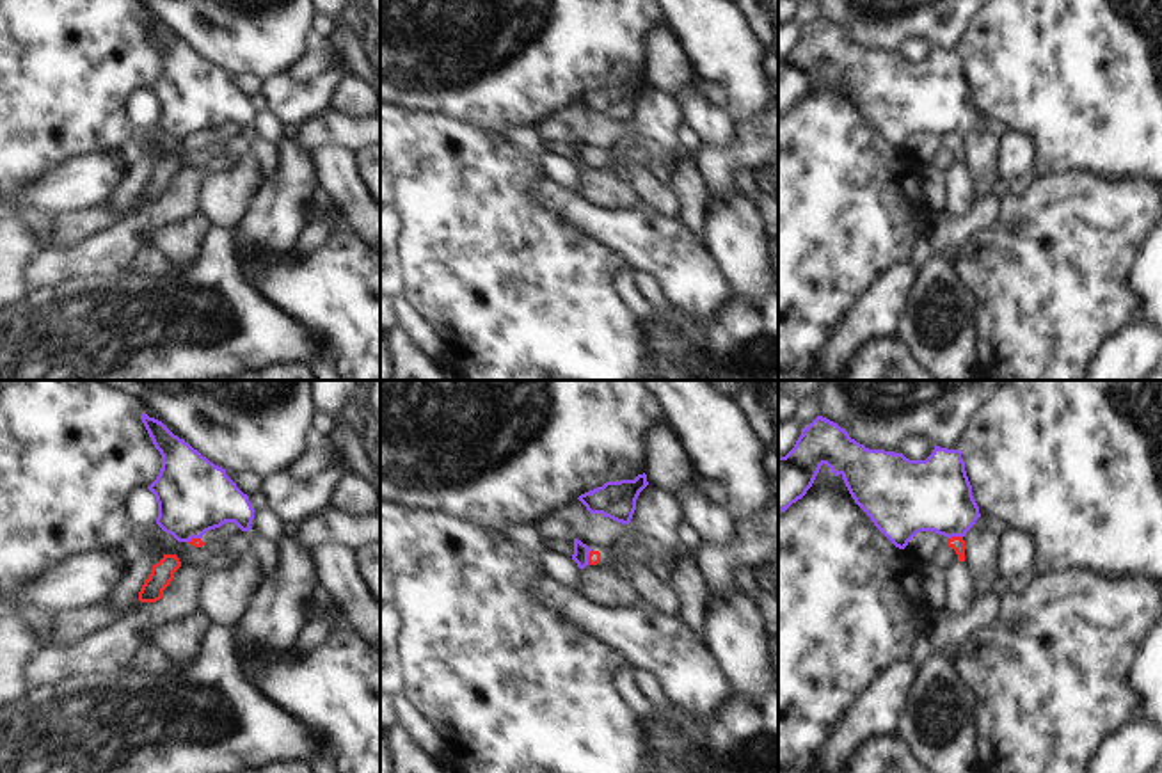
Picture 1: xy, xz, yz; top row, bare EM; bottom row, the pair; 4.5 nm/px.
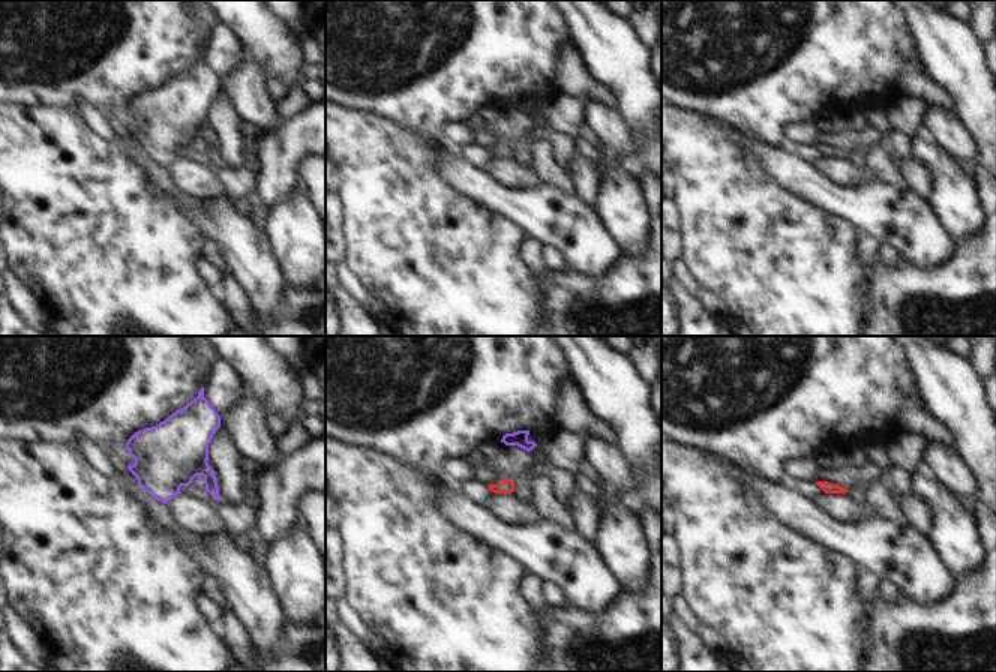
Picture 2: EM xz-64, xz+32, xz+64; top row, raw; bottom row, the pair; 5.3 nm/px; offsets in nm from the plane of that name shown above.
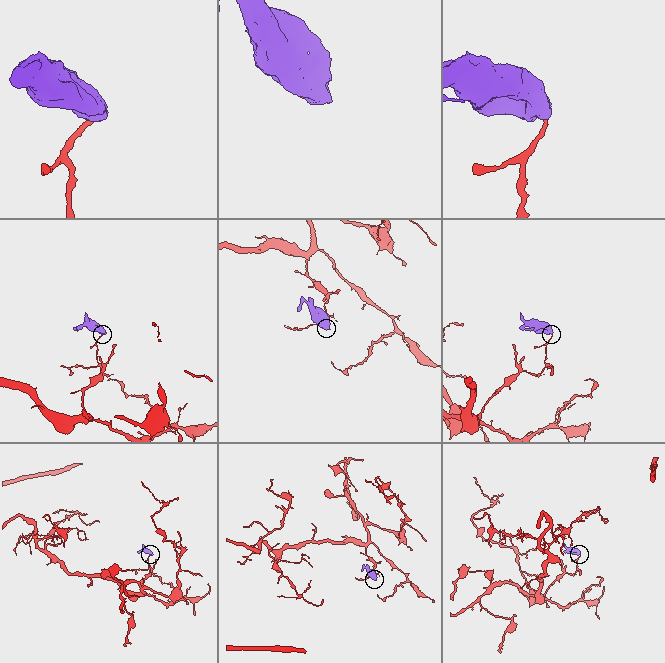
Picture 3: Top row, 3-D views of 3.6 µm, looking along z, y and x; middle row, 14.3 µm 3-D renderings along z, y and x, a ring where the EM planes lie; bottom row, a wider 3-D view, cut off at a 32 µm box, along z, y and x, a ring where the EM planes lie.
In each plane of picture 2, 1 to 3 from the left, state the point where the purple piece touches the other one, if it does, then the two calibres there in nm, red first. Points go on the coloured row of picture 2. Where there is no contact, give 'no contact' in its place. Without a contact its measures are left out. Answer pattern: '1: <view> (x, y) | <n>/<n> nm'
1: no contact
2: no contact
3: no contact

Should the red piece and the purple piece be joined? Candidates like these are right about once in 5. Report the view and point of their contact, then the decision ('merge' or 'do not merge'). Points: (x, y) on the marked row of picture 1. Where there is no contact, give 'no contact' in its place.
meets red in yz at (955, 537); do not merge

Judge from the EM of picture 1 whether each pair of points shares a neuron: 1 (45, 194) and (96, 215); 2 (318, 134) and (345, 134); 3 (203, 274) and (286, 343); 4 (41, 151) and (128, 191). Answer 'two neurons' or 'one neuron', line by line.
1: two neurons
2: one neuron
3: one neuron
4: two neurons

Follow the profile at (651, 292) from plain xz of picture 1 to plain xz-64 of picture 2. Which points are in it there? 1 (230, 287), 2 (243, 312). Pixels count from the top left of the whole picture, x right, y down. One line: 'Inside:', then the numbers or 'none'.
Inside: 1, 2

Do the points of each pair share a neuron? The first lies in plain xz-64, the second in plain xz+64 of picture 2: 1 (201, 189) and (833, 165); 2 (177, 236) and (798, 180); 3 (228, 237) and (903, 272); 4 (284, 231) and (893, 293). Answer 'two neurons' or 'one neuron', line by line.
1: one neuron
2: two neurons
3: two neurons
4: two neurons

